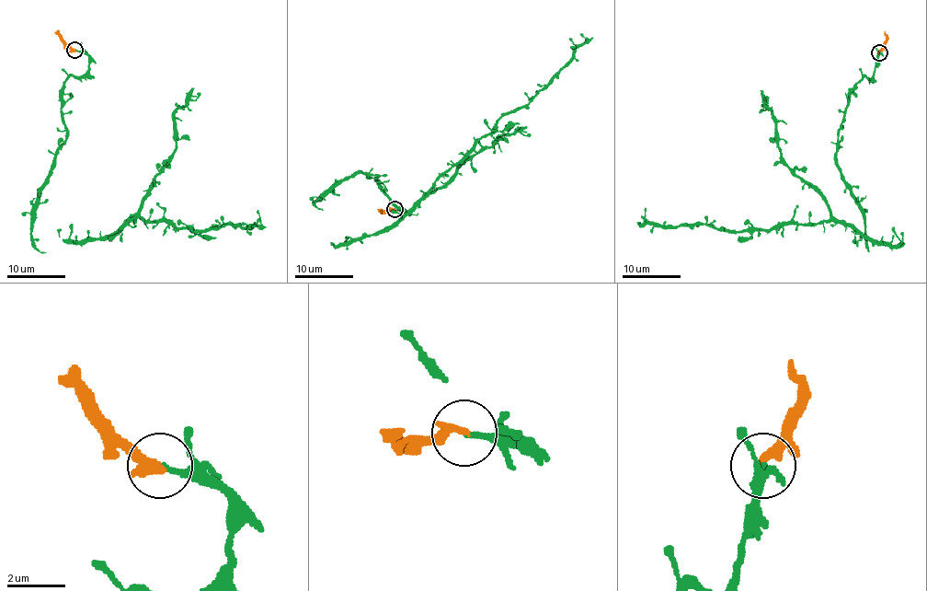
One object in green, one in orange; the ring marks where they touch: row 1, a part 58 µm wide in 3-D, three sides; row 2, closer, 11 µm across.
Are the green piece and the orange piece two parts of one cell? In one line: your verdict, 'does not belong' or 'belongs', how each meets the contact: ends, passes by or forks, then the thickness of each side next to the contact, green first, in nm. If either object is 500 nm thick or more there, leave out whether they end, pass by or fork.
belongs | green ends | orange ends | 180/360 nm

